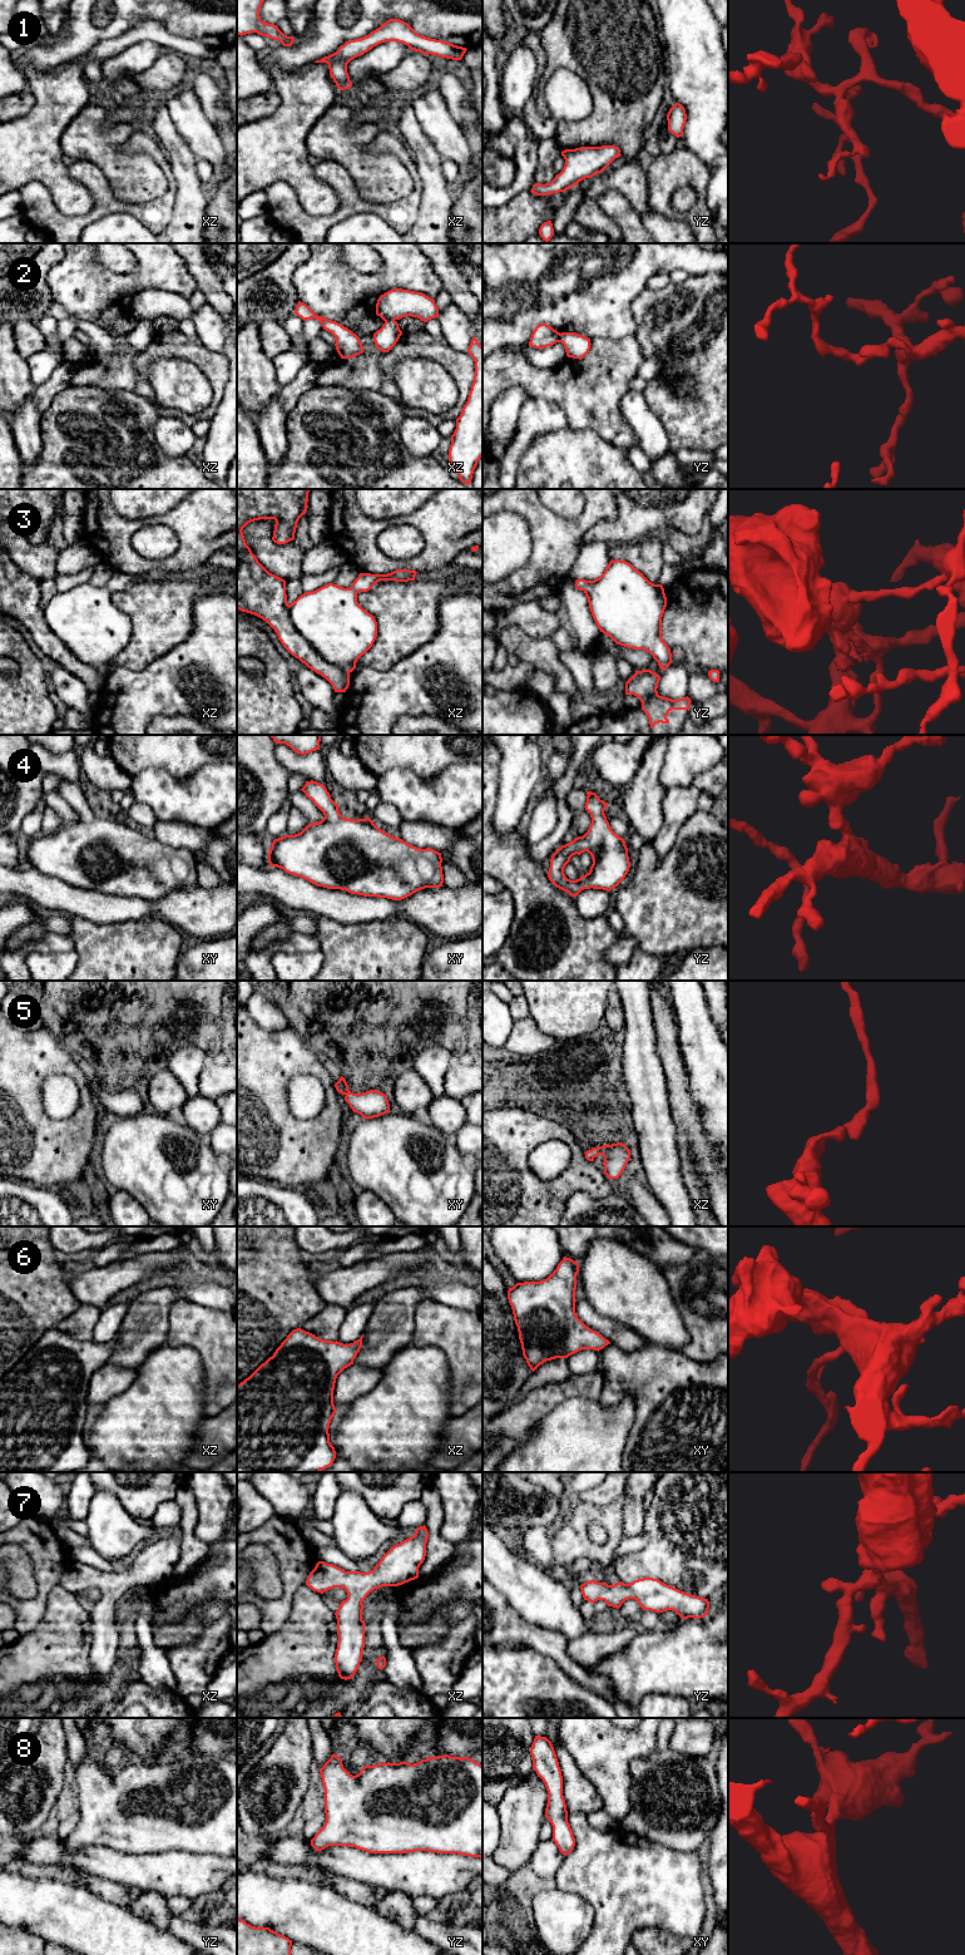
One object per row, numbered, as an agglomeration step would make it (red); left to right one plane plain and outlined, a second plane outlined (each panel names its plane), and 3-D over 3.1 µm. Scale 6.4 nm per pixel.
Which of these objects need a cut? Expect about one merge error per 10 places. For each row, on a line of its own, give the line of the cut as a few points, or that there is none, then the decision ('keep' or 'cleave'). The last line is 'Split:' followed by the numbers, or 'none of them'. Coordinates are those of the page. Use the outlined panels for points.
1: cut none; keep
2: cut xz (394, 319), (385, 321); cleave
3: cut none; keep
4: cut none; keep
5: cut none; keep
6: cut none; keep
7: cut none; keep
8: cut none; keep
Split: 2

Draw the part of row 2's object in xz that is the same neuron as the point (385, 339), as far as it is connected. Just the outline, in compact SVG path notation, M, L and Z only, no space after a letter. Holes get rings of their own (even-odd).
M387 320L380 330L373 334L373 341L377 350L389 352L399 341L402 331L395 320Z

